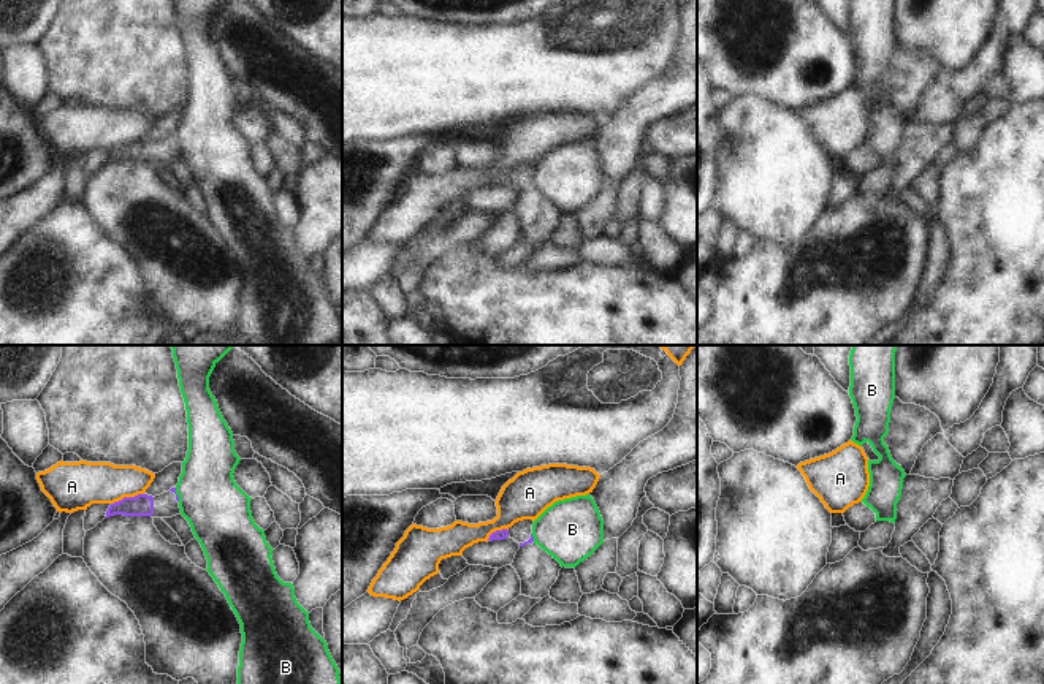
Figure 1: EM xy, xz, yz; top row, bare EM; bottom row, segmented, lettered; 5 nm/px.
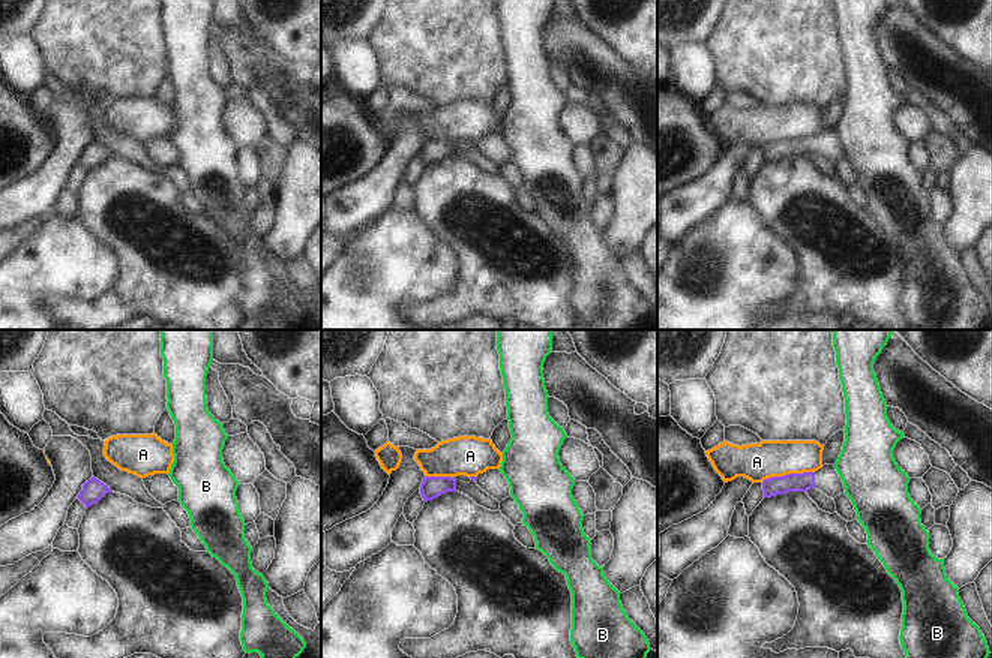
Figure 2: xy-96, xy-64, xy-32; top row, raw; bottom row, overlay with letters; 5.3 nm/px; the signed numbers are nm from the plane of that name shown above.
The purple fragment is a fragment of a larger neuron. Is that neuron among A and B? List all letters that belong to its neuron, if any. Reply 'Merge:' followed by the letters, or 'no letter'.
Merge: no letter

